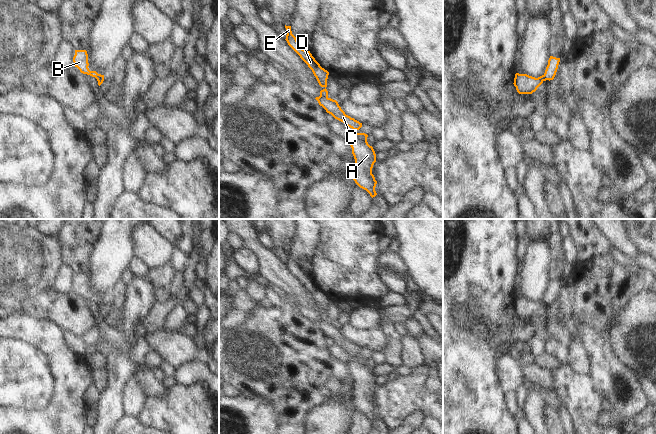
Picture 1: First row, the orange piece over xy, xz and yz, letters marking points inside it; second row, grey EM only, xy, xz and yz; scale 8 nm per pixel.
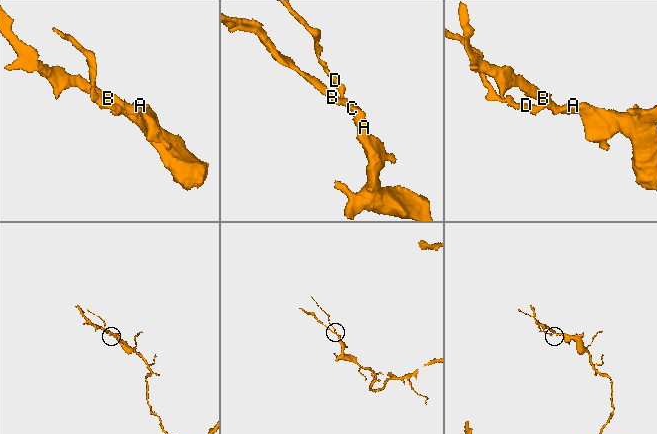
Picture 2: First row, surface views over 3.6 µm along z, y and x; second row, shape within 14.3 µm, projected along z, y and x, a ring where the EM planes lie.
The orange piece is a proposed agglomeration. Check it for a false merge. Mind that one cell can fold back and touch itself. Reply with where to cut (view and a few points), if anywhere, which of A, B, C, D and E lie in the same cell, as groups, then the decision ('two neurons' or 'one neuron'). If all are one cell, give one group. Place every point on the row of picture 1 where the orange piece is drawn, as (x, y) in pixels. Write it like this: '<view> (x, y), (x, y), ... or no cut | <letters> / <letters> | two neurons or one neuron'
xz (319, 96), (327, 97) | A B C / D E | two neurons

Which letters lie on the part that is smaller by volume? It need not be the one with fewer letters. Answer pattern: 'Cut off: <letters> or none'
Cut off: D, E

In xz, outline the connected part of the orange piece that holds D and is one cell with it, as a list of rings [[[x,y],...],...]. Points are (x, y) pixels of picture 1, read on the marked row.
[[[286,26],[286,41],[288,45],[300,56],[300,58],[308,65],[308,67],[312,70],[314,76],[316,77],[319,85],[324,89],[320,91],[320,97],[327,98],[328,91],[327,87],[327,79],[329,72],[322,68],[320,64],[315,60],[310,51],[304,50],[301,48],[299,42],[296,37],[292,34],[291,26]]]

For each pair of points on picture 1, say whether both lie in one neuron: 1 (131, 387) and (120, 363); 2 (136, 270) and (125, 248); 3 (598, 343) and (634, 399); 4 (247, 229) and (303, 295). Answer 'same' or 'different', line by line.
1: different
2: different
3: same
4: same

